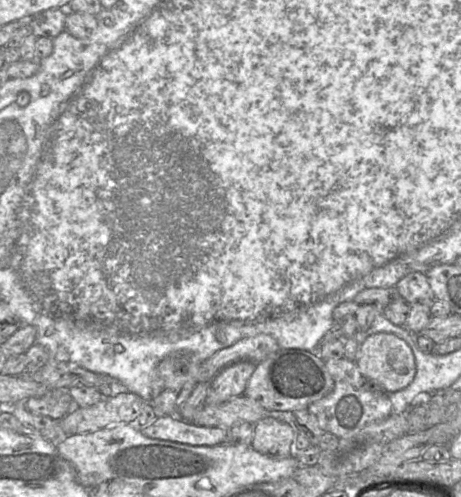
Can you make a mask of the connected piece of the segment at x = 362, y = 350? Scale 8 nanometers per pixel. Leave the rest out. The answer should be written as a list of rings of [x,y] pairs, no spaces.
[[[375,333],[360,345],[356,365],[361,374],[387,393],[407,387],[416,374],[415,358],[408,344],[395,334]]]

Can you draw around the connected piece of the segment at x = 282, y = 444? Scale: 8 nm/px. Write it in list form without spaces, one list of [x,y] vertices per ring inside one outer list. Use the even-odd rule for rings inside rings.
[[[269,415],[254,424],[251,446],[273,458],[295,457],[294,438],[295,431],[288,423]]]

